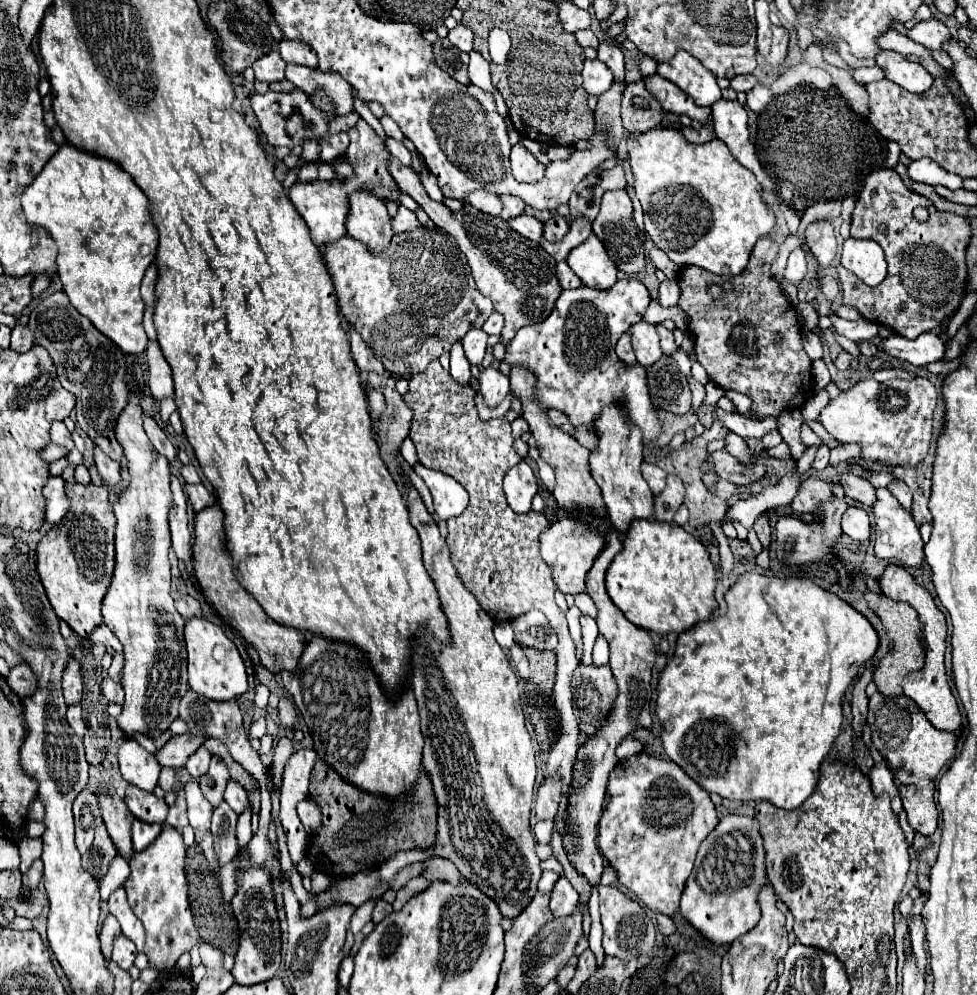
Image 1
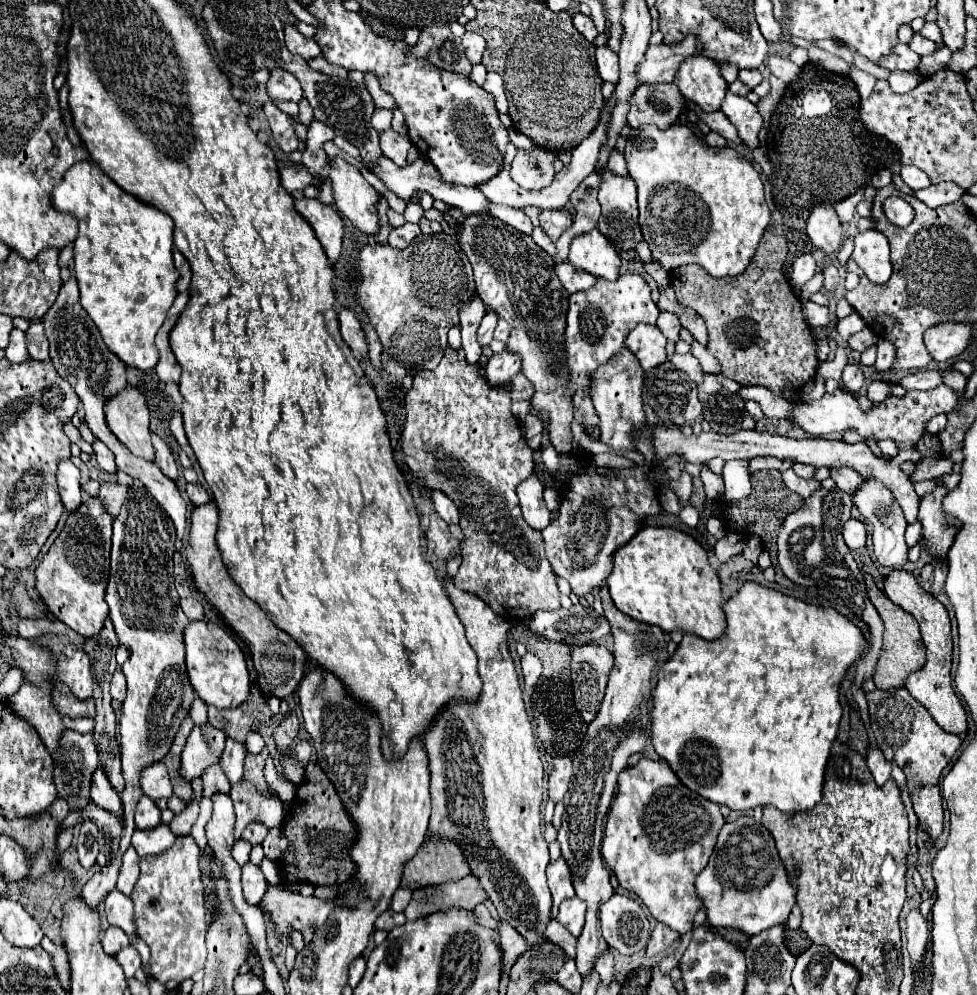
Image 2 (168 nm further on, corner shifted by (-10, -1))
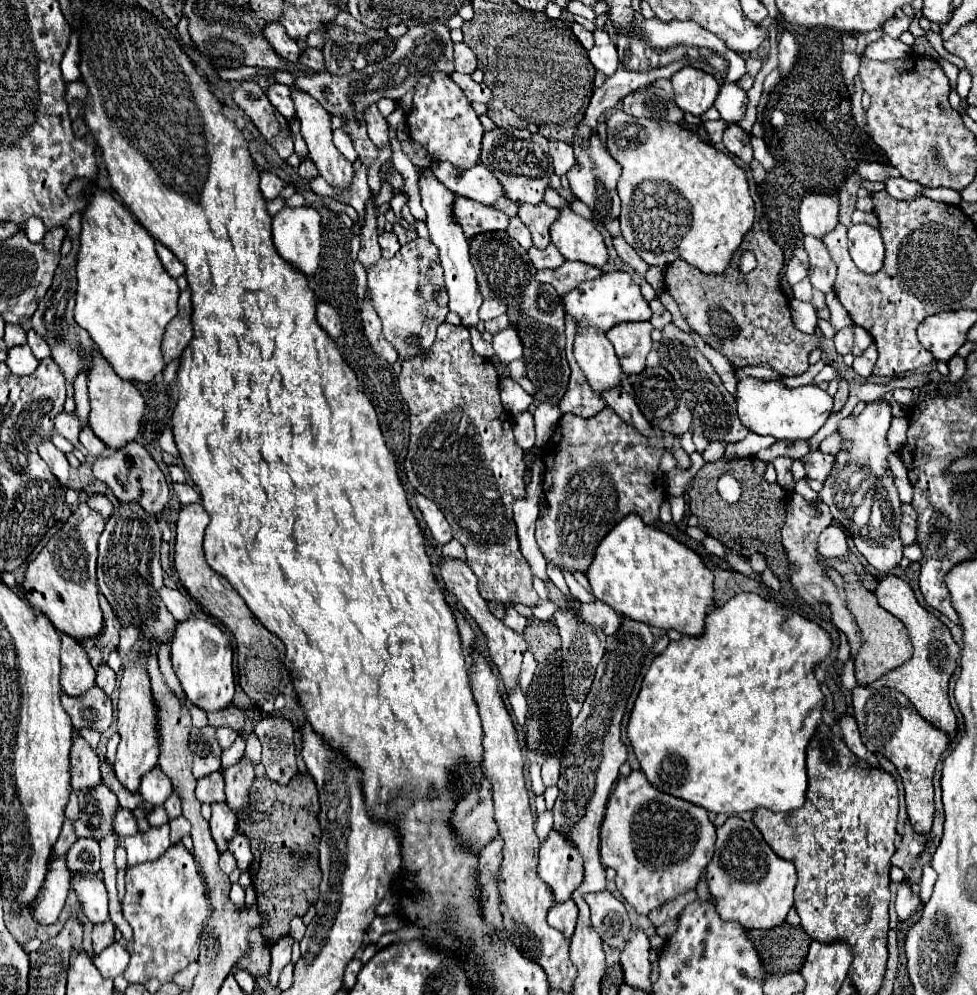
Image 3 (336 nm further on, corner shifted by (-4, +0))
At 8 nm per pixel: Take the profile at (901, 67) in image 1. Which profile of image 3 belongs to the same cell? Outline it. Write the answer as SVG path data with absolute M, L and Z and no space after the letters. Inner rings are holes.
M883 35L879 41L871 43L865 49L865 57L867 59L875 59L875 61L893 61L893 59L901 59L901 57L909 57L911 47L905 45L899 39L893 39L889 35Z

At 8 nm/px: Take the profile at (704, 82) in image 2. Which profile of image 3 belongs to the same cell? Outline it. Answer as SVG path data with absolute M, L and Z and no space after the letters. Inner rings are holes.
M695 67L679 69L671 77L671 83L677 105L693 115L705 113L719 93L719 83L713 79L713 75L699 71Z

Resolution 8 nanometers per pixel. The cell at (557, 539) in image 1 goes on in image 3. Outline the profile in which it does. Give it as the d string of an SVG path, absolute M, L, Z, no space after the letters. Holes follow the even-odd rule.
M605 407L601 413L597 413L595 417L589 417L589 419L583 419L583 417L577 417L577 415L563 415L561 421L559 421L559 425L557 425L557 429L555 429L555 433L553 433L553 437L551 437L551 439L547 441L547 445L543 447L543 457L545 457L545 467L547 467L547 469L545 469L543 491L545 491L547 503L549 503L549 511L547 511L545 517L541 517L541 519L537 521L537 535L535 535L535 537L537 537L537 545L539 545L541 553L543 553L543 557L545 557L549 563L553 563L555 567L567 569L569 573L575 573L575 571L585 573L585 571L589 569L589 565L593 563L595 549L597 549L597 545L601 543L601 539L605 539L605 535L607 535L621 519L625 519L627 515L635 513L635 515L639 515L647 525L651 525L653 521L657 521L657 519L659 519L659 507L661 507L661 503L663 503L663 499L665 499L663 473L659 471L659 459L661 459L661 455L663 455L661 445L651 445L635 427L627 425L627 423L625 423L617 413L613 413L613 409L609 409L609 407Z

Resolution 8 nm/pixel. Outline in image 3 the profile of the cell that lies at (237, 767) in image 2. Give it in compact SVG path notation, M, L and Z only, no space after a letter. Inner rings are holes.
M221 727L221 729L217 729L217 741L219 741L221 749L229 749L229 747L231 747L231 743L235 741L235 737L237 737L237 735L239 735L237 731L233 731L233 729L227 729L227 727Z

